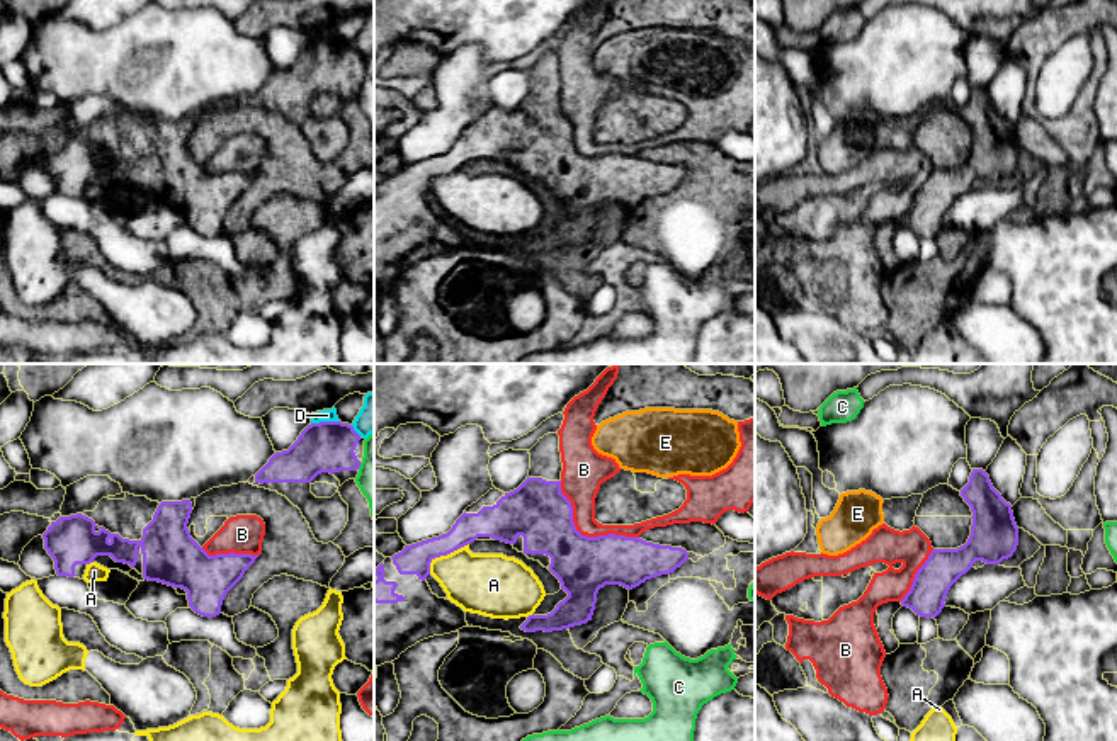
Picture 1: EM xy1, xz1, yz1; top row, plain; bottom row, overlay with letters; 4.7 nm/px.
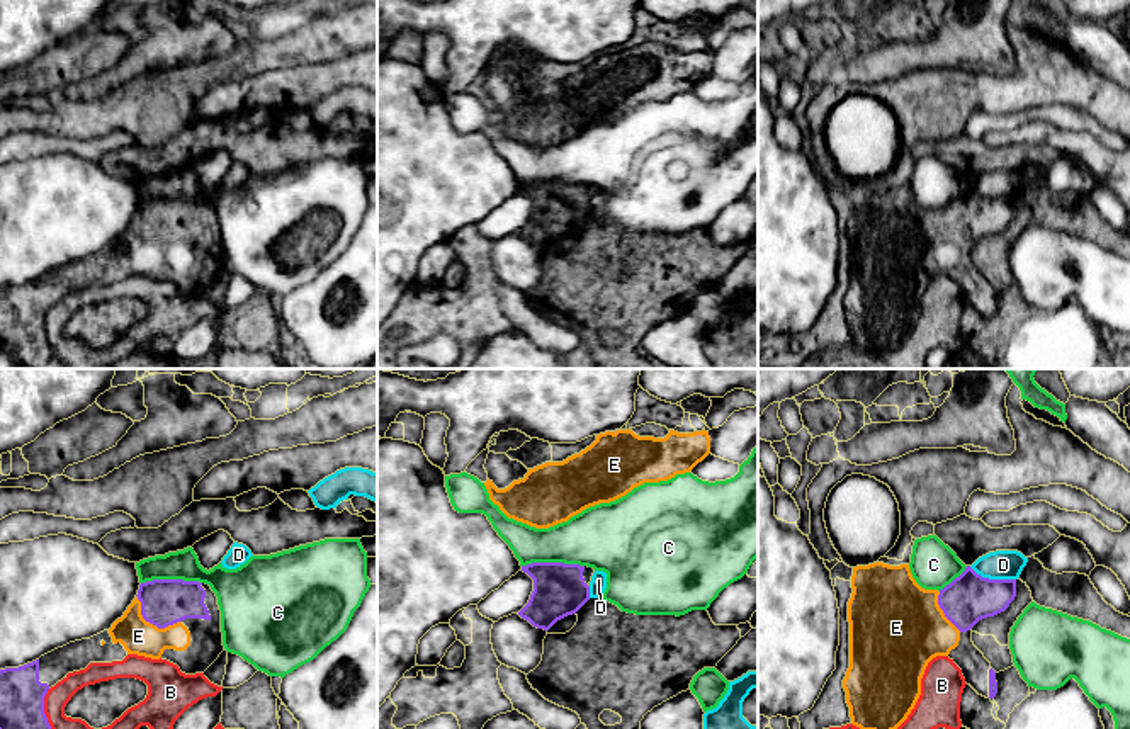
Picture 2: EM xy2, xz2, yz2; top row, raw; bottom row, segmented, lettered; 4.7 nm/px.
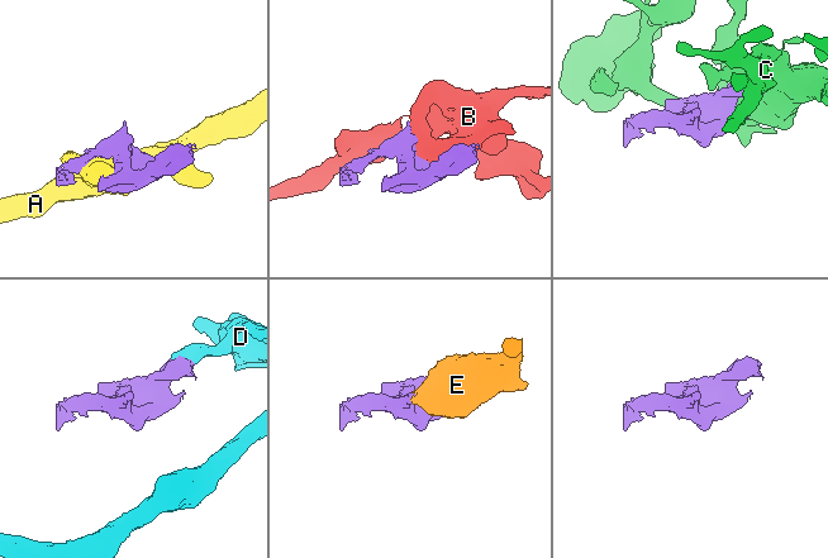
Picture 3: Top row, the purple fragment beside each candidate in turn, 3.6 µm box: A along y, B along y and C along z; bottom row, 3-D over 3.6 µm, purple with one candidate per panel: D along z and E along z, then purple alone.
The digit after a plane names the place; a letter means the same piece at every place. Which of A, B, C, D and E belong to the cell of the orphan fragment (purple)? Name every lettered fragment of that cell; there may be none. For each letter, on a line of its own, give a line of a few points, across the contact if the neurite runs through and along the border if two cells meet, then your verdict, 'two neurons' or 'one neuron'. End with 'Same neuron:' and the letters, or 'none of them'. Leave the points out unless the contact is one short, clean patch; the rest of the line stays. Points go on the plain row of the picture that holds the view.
A: two neurons
B: two neurons
C: two neurons
D: yz2 (969, 186), (983, 196), (1015, 199) | two neurons
E: one neuron
Same neuron: E

